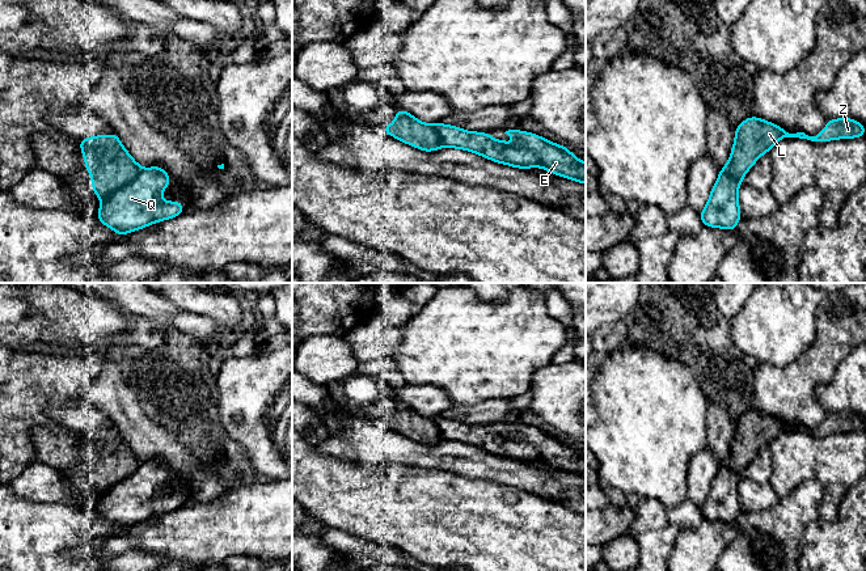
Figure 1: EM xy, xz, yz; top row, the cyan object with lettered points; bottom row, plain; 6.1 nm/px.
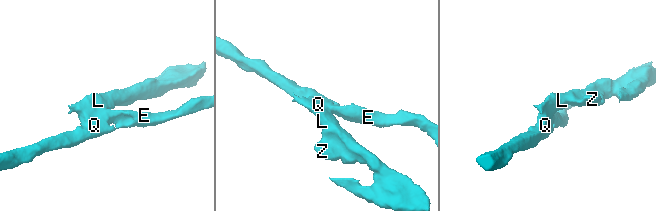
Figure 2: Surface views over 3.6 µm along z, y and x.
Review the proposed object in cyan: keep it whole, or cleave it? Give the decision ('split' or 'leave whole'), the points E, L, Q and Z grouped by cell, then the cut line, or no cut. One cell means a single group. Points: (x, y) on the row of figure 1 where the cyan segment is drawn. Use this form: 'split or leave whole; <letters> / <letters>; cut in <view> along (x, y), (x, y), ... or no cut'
split; E Q / L Z; cut in xy along (142, 169), (102, 201)

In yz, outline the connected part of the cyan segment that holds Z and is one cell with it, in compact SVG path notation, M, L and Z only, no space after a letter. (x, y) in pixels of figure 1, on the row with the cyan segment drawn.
M751 117L735 130L735 141L728 162L722 168L728 175L742 181L761 155L769 152L782 138L799 138L811 141L829 141L836 139L863 138L866 127L852 118L829 119L824 130L816 136L804 132L789 134L778 124Z

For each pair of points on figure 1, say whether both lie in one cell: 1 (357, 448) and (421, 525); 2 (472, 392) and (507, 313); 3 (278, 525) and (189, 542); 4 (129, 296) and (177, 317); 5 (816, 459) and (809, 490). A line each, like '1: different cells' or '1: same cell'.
1: different cells
2: same cell
3: same cell
4: same cell
5: different cells

